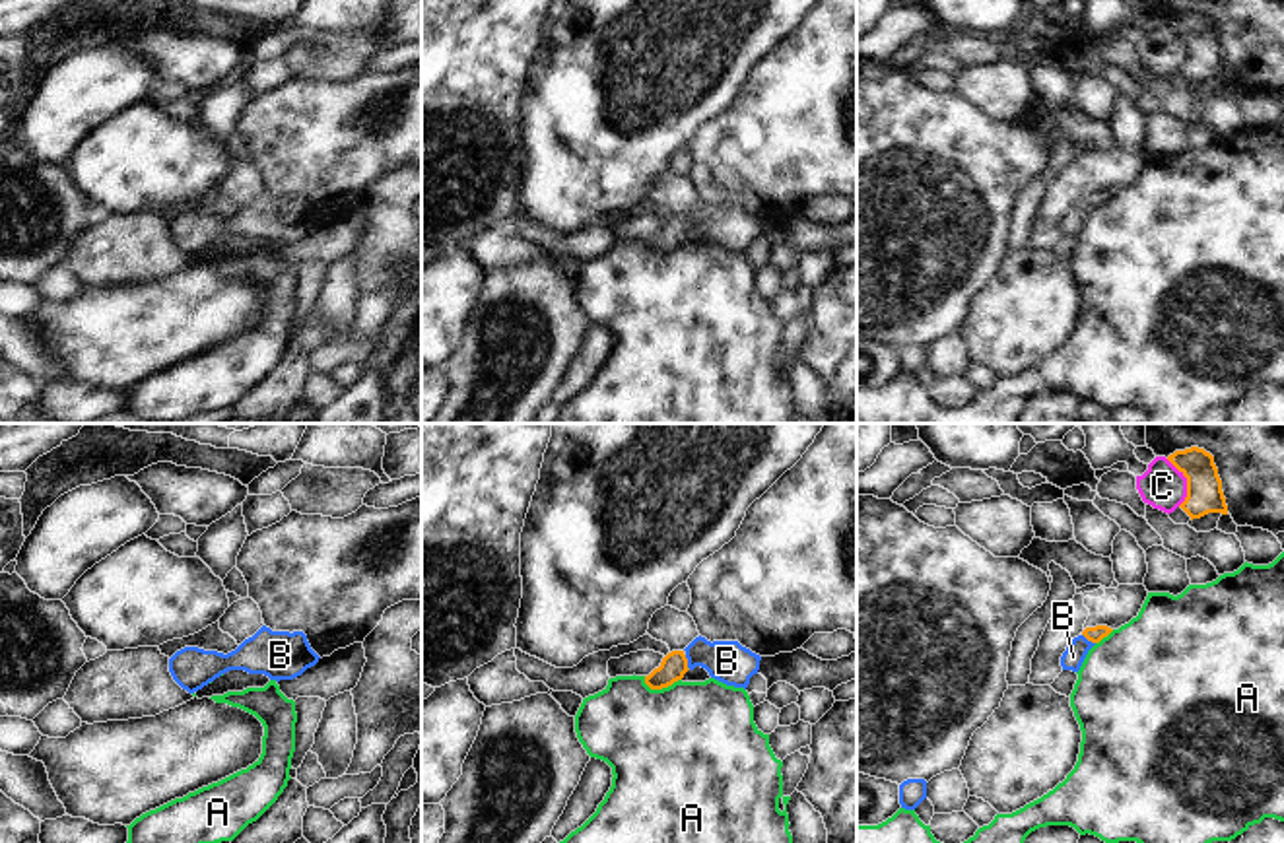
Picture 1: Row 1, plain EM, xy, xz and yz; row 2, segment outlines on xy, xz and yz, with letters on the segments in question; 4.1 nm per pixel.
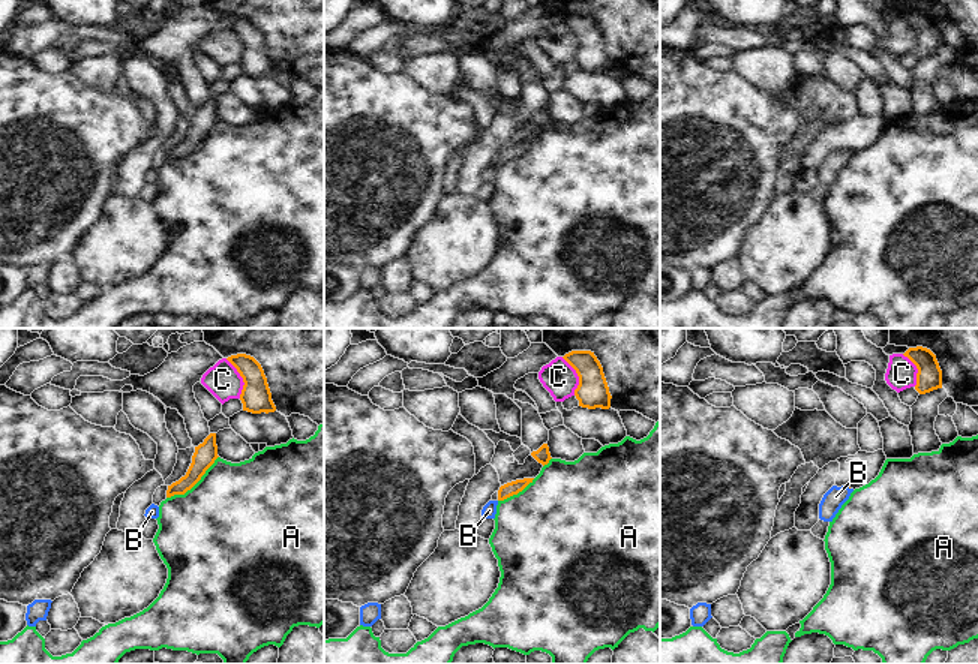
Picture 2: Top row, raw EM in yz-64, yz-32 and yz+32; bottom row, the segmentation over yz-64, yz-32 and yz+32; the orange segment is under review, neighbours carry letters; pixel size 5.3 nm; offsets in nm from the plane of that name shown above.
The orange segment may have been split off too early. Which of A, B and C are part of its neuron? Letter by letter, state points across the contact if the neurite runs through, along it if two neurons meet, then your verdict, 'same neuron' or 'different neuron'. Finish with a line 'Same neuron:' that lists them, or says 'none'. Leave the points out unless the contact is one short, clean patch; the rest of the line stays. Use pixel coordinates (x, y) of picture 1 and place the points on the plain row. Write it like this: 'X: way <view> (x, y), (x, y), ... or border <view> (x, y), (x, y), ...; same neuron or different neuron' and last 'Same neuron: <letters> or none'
A: different neuron
B: way xz (675, 230), (686, 228), (727, 226); same neuron
C: border yz (1166, 24), (1185, 43), (1185, 65), (1180, 70); different neuron
Same neuron: B

